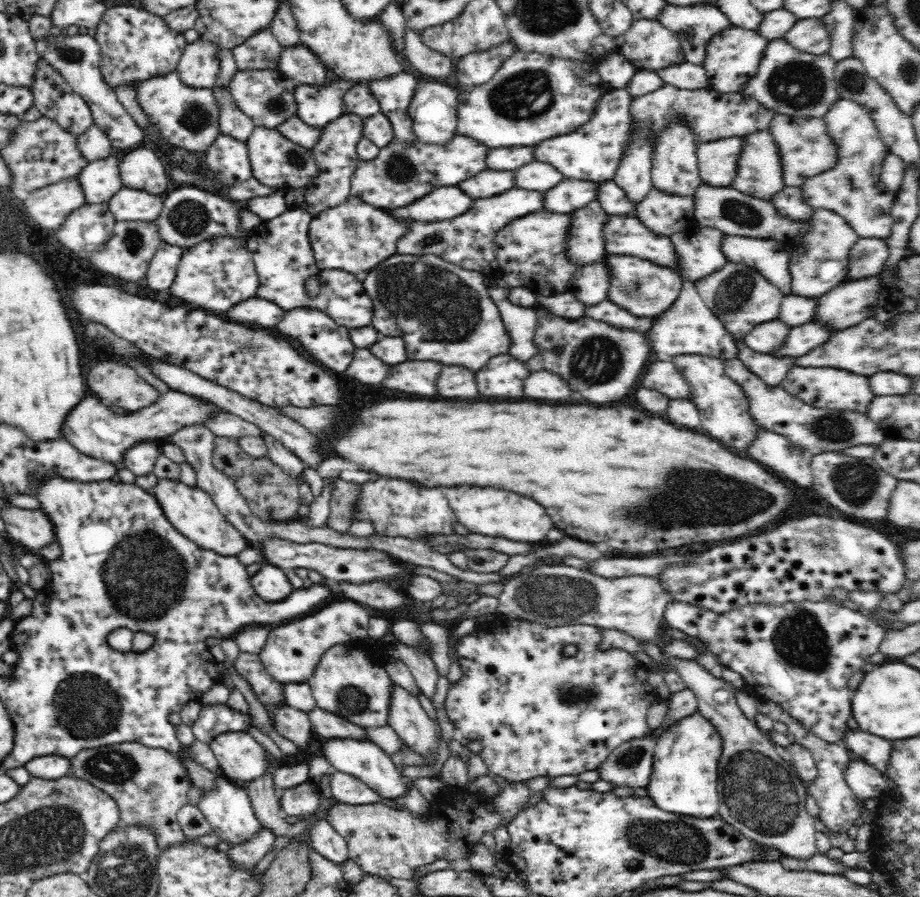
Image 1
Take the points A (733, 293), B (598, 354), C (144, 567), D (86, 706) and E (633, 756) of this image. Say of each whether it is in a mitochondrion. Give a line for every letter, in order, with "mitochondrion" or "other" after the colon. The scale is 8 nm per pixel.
A: mitochondrion
B: mitochondrion
C: mitochondrion
D: mitochondrion
E: mitochondrion

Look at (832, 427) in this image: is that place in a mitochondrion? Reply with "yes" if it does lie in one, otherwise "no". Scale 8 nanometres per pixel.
yes

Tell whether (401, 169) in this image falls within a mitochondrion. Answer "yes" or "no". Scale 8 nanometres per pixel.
yes

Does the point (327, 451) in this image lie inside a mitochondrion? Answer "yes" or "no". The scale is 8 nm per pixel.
no

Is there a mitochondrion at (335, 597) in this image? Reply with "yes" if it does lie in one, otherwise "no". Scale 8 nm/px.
no

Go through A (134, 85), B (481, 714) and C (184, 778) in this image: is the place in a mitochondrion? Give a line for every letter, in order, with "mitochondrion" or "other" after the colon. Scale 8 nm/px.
A: other
B: other
C: other

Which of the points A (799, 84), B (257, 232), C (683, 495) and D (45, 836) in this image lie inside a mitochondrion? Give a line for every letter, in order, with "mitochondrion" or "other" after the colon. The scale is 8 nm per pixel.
A: mitochondrion
B: other
C: mitochondrion
D: mitochondrion

